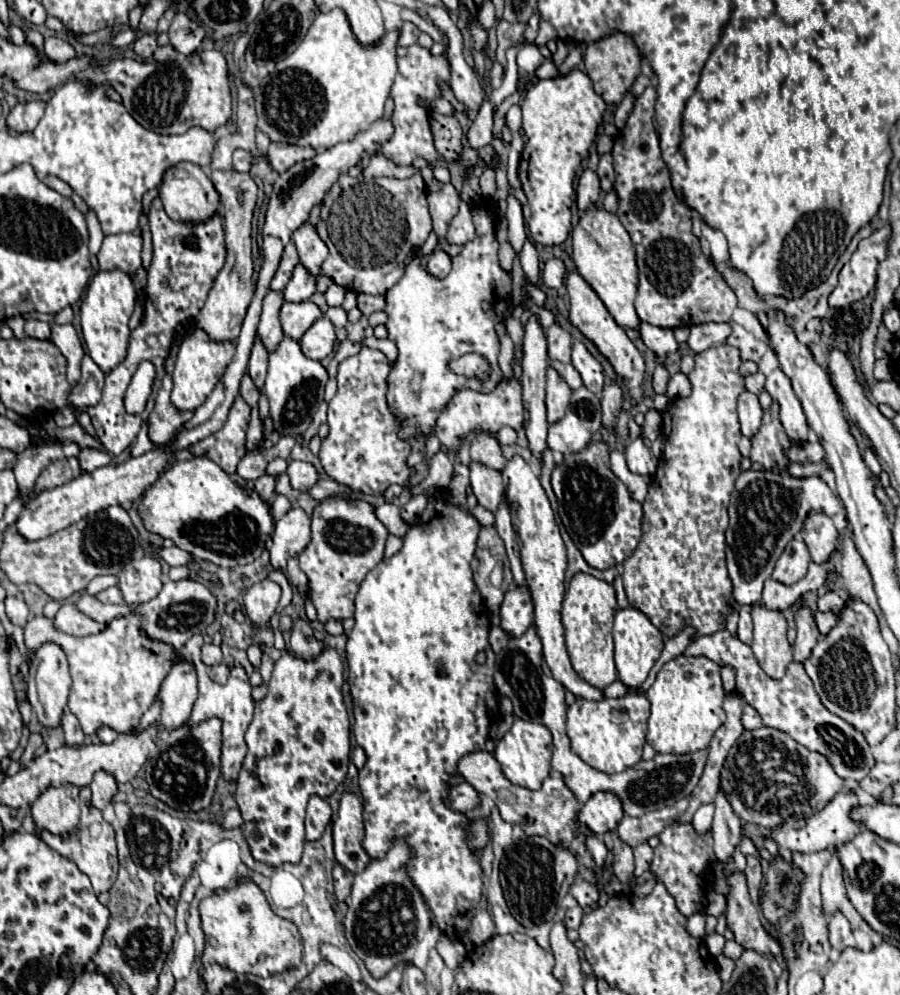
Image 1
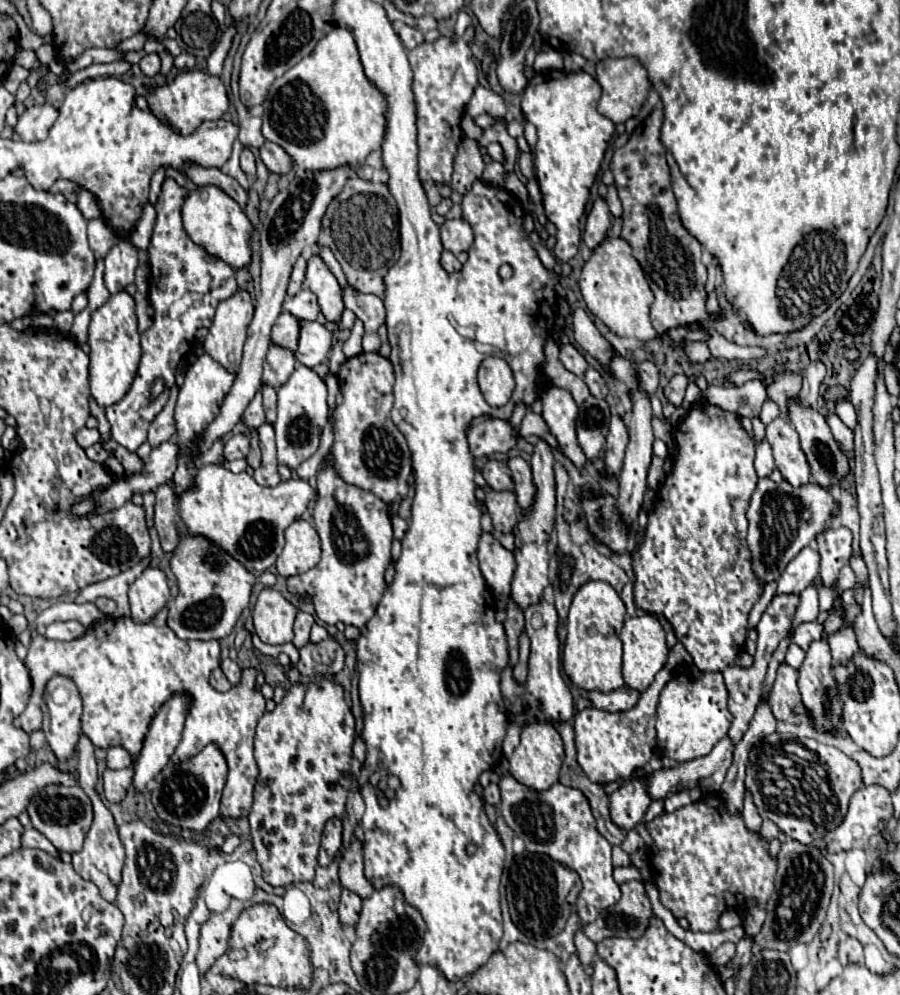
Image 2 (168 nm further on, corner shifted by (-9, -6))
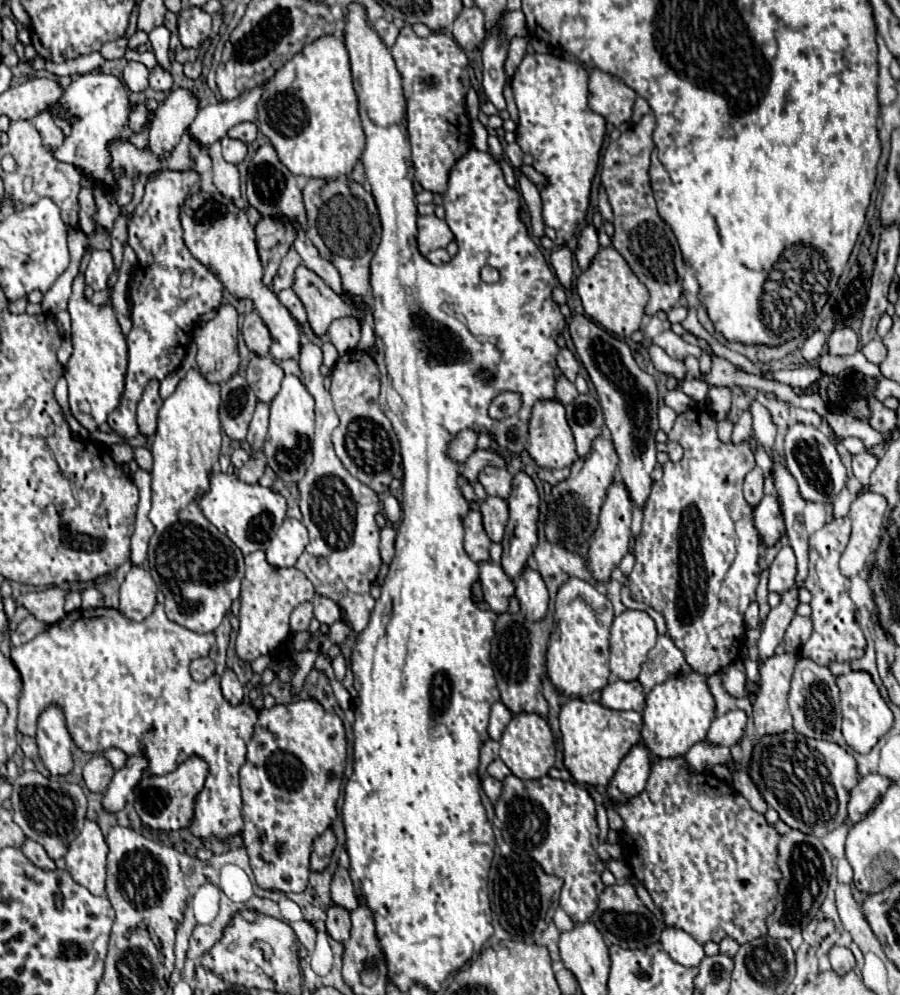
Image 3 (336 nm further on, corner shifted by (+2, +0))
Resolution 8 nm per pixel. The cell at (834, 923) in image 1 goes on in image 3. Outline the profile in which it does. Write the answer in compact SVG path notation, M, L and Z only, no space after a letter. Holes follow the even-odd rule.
M833 946L833 948L829 950L829 960L831 960L833 970L835 970L837 974L841 974L841 976L843 976L845 972L849 972L849 970L855 968L855 958L853 958L851 950L849 950L849 948L843 948L843 946Z

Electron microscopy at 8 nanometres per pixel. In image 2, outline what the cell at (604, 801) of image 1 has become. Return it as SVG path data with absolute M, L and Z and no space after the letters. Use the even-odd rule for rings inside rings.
M634 780L610 794L610 818L622 830L632 830L650 806L650 796L646 792L644 780Z

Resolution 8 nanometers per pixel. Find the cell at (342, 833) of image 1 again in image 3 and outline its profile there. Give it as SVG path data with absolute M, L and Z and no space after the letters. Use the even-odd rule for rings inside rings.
M341 866L337 868L337 872L333 876L333 882L331 882L331 898L337 906L341 906L349 912L359 906L359 900L357 900L355 890L353 890L353 882L349 878L349 872Z

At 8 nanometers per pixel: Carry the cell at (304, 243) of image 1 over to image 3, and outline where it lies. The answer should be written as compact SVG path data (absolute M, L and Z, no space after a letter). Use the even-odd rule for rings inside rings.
M303 264L295 272L293 290L307 310L307 320L315 336L325 336L329 324L339 316L349 316L351 308Z

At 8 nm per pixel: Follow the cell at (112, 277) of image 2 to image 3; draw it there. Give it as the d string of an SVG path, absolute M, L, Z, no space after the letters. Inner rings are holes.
M93 250L91 262L85 270L85 282L91 286L95 292L107 288L109 274L113 272L113 256L107 250Z

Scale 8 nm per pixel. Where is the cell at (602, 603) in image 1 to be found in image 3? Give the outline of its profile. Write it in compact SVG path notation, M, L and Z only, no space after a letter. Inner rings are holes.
M567 580L555 598L555 622L547 650L547 674L565 696L589 696L607 686L609 678L609 628L613 606L593 584Z

